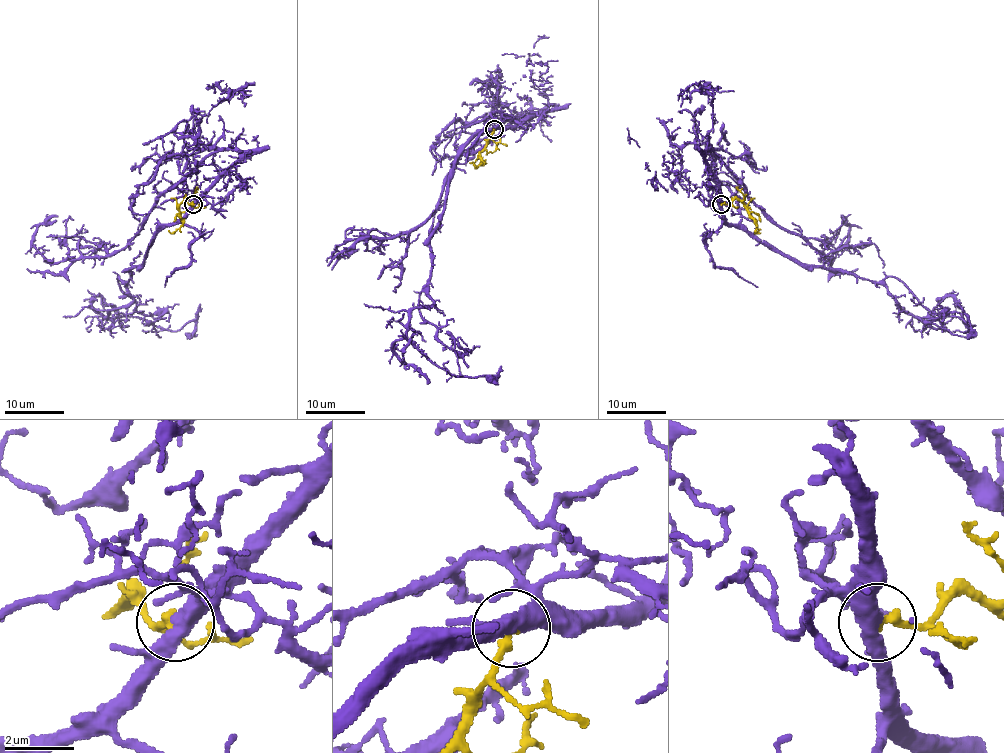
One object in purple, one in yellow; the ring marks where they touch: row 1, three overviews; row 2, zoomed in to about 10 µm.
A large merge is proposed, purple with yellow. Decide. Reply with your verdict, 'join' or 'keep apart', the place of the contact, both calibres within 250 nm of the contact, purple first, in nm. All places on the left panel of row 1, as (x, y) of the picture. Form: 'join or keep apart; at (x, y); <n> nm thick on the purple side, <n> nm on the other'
join; at (193, 204); 480 nm thick on the purple side, 280 nm on the other

